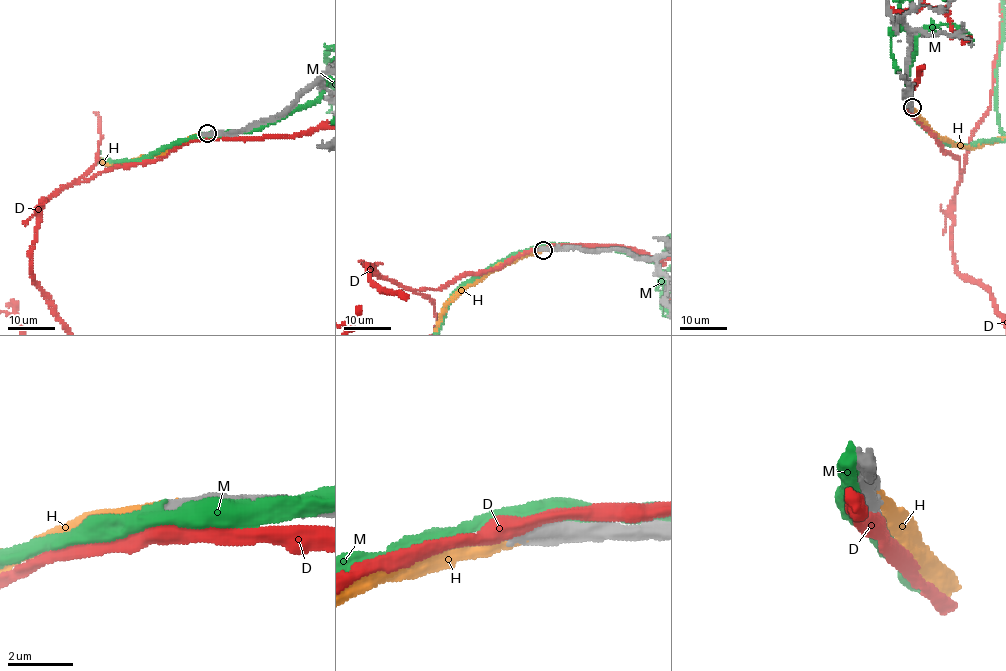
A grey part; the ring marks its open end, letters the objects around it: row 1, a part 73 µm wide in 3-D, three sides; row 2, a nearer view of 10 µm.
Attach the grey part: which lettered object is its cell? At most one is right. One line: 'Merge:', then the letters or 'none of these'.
Merge: H

